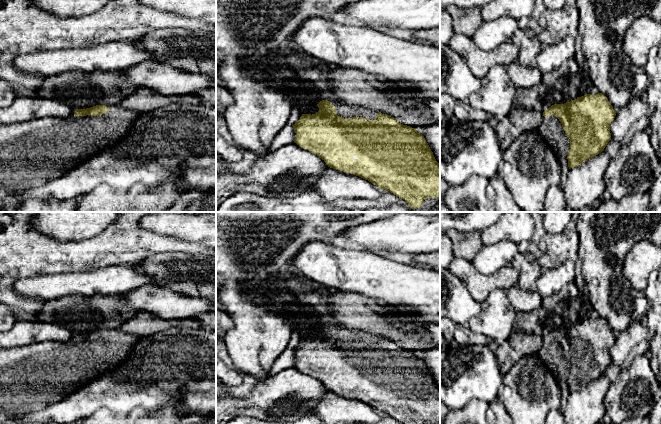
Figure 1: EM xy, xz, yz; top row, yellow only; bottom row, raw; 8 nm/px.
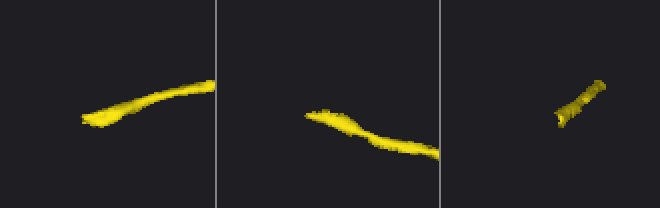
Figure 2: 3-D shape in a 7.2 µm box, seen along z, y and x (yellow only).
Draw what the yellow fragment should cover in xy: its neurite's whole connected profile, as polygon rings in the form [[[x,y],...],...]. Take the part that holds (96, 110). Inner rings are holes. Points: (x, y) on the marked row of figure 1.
[[[119,104],[110,108],[96,105],[76,109],[68,118],[39,118],[13,124],[0,124],[0,188],[36,188],[58,179],[93,156],[99,145],[120,141],[139,114]]]

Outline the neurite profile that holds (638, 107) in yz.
[[[645,96],[630,100],[616,112],[616,116],[610,124],[611,140],[622,142],[633,124],[649,114],[650,109]]]

